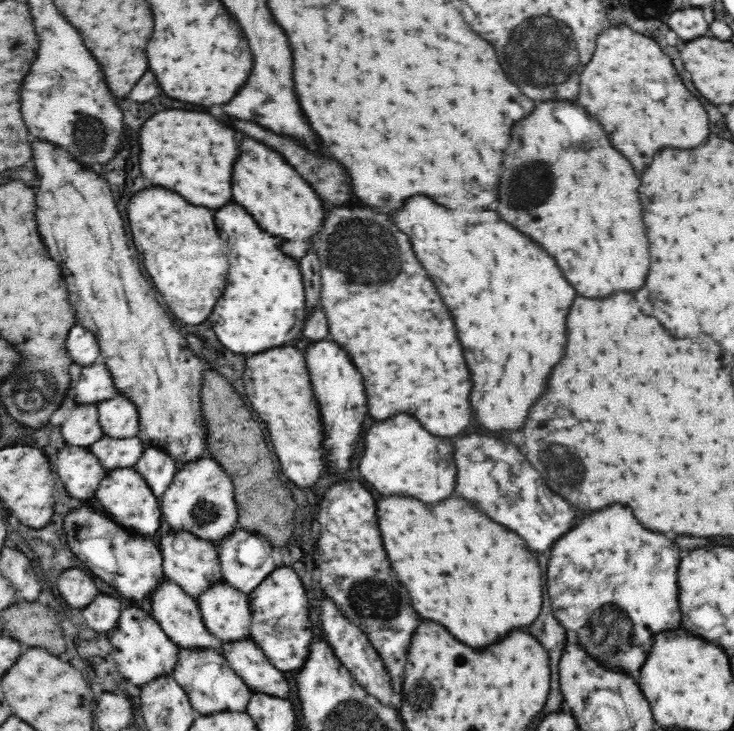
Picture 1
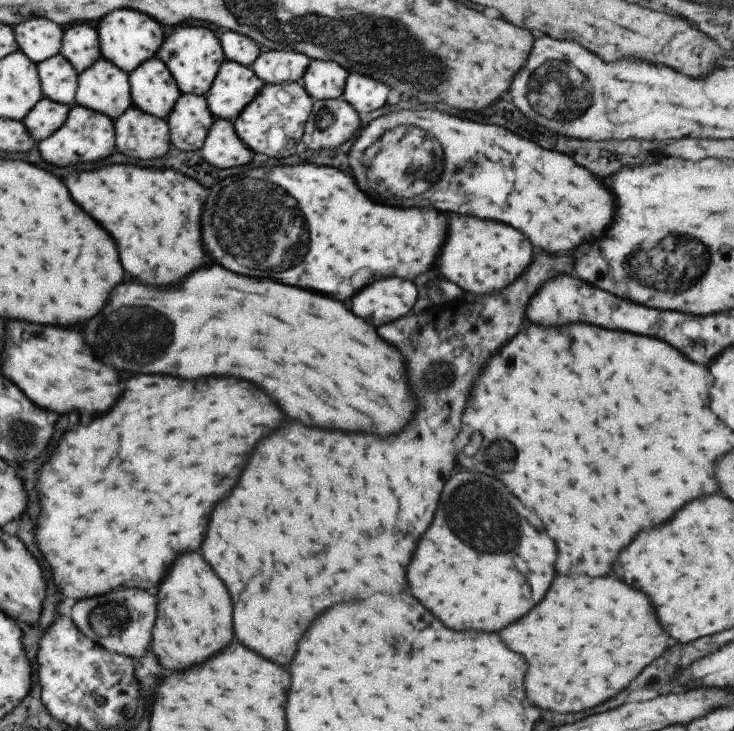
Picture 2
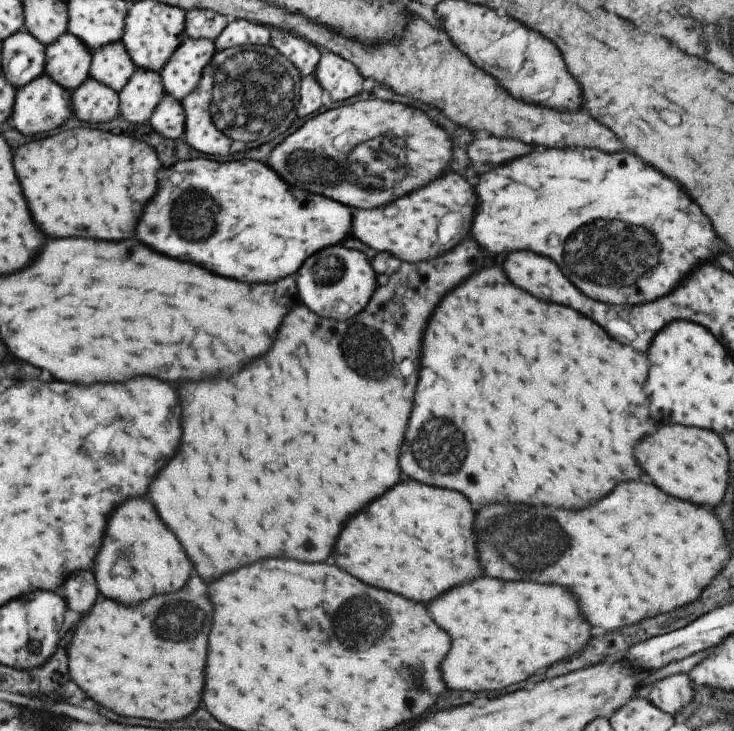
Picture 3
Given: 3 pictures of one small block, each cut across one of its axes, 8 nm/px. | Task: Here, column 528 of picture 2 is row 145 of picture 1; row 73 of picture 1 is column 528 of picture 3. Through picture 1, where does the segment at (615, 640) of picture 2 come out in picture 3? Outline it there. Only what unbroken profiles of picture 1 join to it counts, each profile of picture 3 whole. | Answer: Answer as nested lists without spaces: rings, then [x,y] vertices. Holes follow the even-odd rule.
[[[473,578],[471,582],[463,582],[463,586],[455,586],[455,590],[447,590],[447,594],[433,598],[427,604],[427,612],[433,622],[451,638],[451,648],[447,650],[439,670],[445,686],[453,690],[497,692],[513,682],[529,678],[535,670],[577,652],[589,638],[589,626],[579,616],[573,596],[561,586]]]

